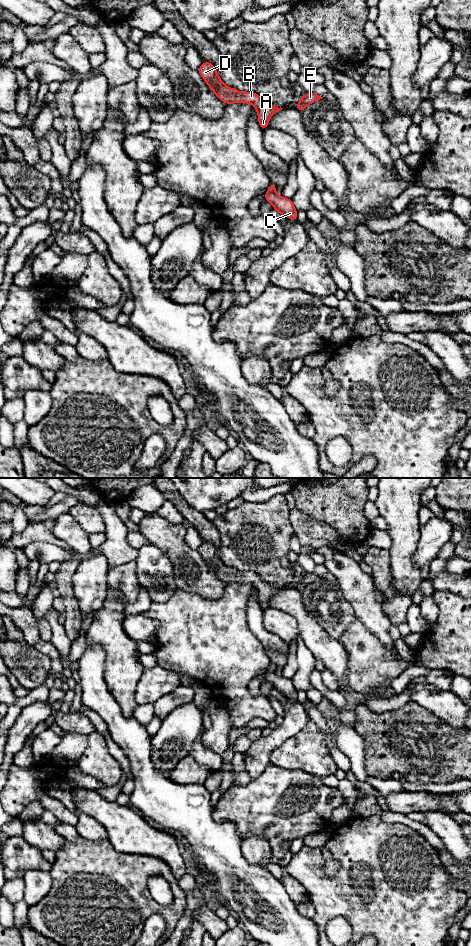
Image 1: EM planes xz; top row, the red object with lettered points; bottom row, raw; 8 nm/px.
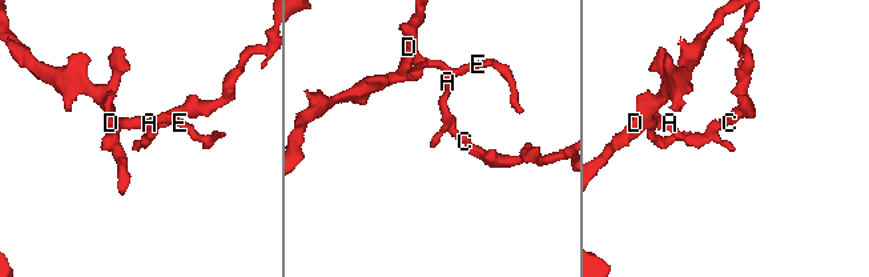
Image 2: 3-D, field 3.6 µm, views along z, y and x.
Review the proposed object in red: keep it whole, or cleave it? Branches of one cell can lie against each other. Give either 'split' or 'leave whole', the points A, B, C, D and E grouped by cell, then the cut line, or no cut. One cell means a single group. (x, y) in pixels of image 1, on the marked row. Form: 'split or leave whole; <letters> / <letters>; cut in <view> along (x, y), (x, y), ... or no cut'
split; A B D E / C; cut in xz along (266, 192), (274, 193)

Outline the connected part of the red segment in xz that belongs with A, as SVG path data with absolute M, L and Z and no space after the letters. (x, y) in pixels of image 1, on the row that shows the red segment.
M203 61L198 72L215 95L225 104L249 103L254 105L258 113L258 123L263 131L267 129L271 116L283 109L266 103L254 92L241 92L226 86L210 62Z

